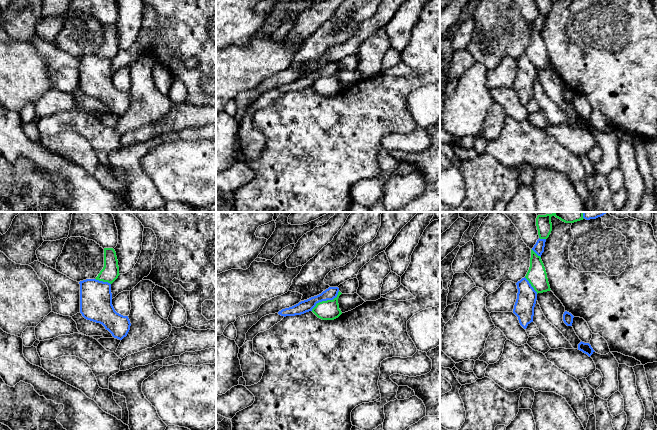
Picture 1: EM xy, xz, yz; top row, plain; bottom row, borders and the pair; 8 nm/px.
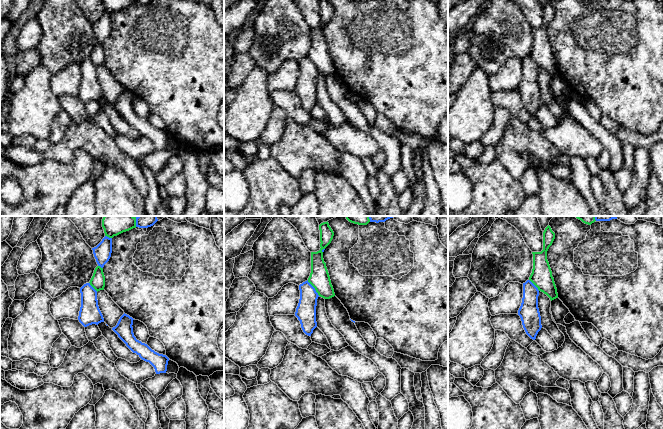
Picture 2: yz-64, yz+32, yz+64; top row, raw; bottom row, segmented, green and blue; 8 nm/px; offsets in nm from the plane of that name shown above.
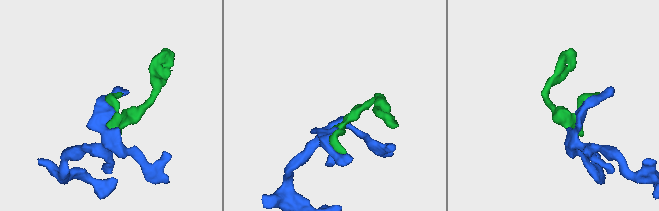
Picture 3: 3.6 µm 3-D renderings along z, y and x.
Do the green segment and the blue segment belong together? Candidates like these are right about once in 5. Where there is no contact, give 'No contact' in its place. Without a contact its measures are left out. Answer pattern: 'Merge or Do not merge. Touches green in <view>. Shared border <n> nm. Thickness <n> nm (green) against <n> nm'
Do not merge. Touches green in xz. Shared border 280 nm. Thickness 160 nm (green) against 100 nm

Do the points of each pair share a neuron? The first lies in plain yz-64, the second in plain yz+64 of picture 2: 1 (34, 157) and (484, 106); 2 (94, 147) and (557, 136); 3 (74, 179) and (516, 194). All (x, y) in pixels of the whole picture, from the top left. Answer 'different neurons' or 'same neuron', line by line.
1: different neurons
2: different neurons
3: same neuron

